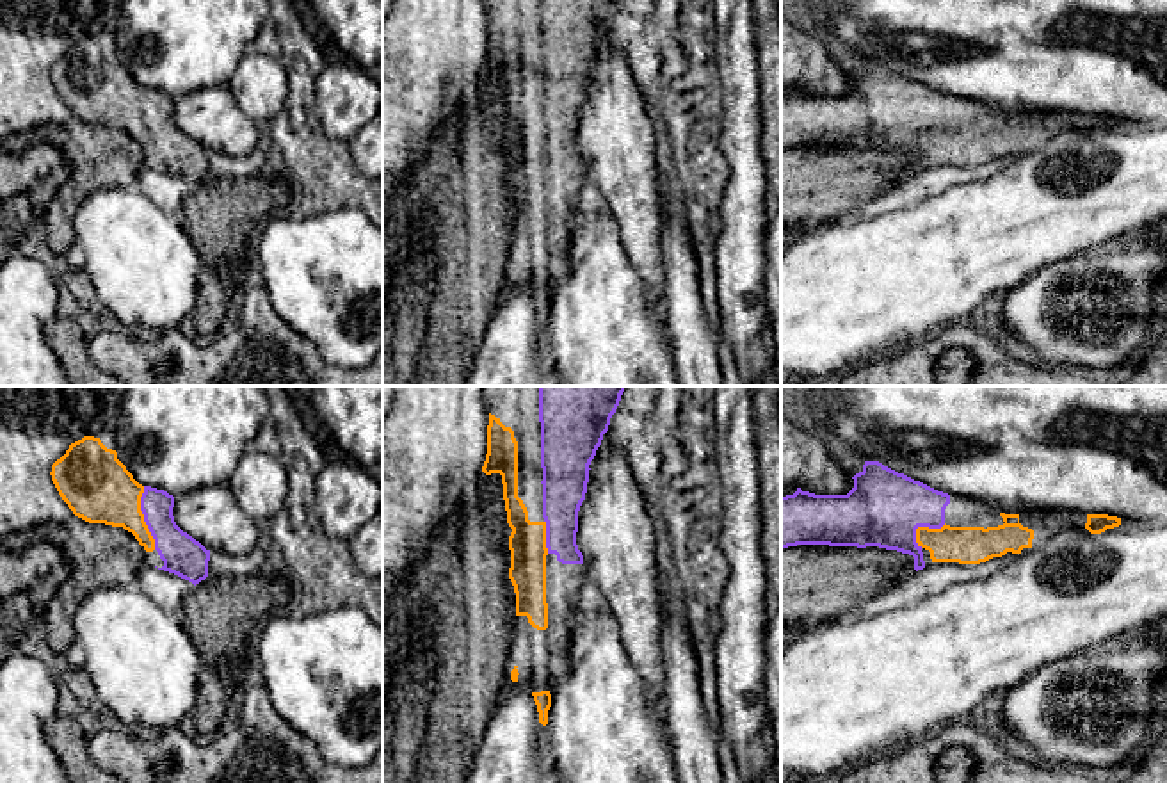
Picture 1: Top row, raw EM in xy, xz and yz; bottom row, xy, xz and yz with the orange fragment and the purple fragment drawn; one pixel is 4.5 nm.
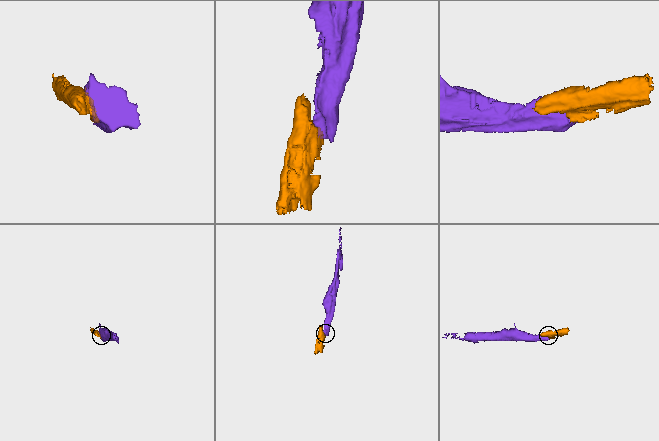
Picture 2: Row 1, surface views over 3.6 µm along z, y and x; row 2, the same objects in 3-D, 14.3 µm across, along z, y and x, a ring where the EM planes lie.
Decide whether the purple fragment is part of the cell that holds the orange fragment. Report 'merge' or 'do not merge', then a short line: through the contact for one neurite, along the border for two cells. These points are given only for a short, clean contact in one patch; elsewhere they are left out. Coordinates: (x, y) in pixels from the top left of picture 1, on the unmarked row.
merge | xy (98, 89), (128, 105), (143, 120), (184, 157)

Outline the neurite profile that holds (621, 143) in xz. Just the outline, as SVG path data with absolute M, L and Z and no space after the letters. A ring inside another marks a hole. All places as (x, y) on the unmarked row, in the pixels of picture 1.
M610 32L603 36L589 69L576 134L587 180L607 199L619 224L623 247L642 276L649 301L665 304L662 126L648 109Z

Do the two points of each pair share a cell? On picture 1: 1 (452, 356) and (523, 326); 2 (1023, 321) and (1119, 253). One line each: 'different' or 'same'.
1: different
2: same

